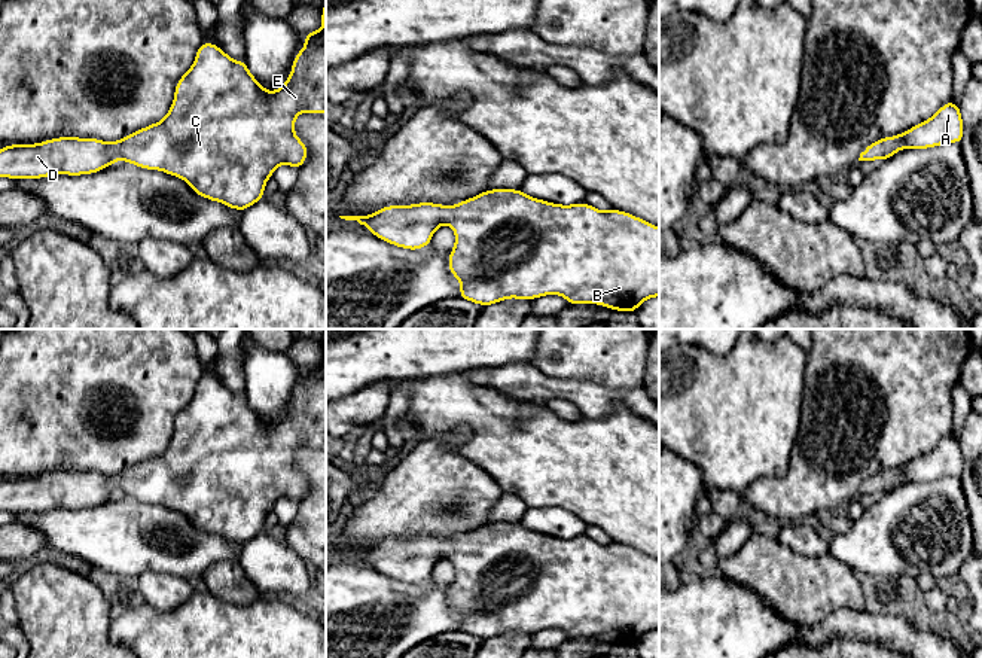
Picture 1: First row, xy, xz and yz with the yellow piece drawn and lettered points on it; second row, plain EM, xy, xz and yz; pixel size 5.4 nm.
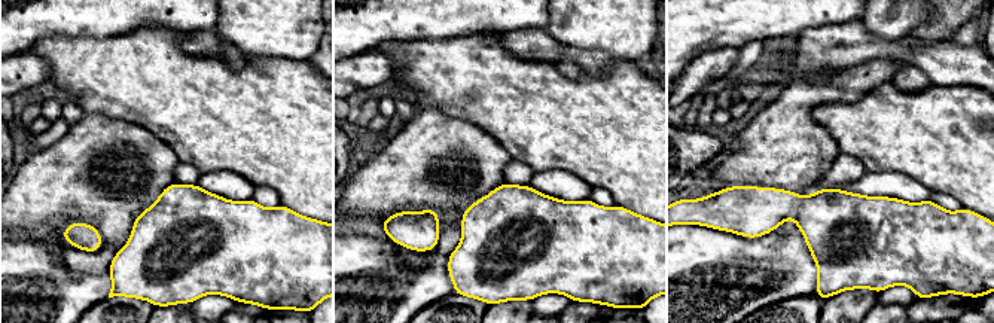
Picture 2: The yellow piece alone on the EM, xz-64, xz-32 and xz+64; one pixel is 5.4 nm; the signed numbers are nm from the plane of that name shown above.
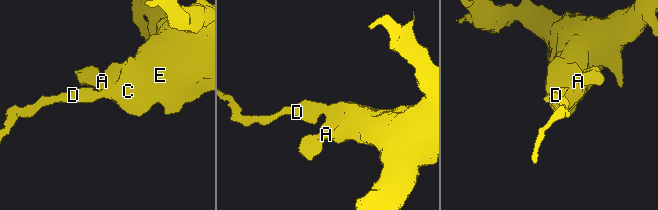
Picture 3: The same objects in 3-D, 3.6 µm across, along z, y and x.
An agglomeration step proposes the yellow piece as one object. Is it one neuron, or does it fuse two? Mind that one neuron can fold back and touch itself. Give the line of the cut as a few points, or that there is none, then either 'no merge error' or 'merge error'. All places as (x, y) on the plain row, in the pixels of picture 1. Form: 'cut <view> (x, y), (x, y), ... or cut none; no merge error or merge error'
cut none; no merge error

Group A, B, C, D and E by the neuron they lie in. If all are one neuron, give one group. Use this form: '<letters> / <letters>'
A B C D E

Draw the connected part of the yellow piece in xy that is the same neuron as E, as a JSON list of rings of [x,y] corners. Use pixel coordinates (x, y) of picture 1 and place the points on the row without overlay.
[[[326,339],[321,360],[302,366],[307,377],[293,392],[289,412],[274,426],[262,421],[248,405],[246,392],[234,395],[217,378],[204,374],[192,400],[176,417],[174,435],[164,453],[119,475],[55,470],[34,478],[7,478],[0,482],[0,511],[21,514],[94,508],[123,493],[183,512],[196,528],[244,545],[263,531],[266,514],[280,497],[298,503],[308,491],[308,479],[295,469],[295,453],[304,445],[326,447],[324,354]]]

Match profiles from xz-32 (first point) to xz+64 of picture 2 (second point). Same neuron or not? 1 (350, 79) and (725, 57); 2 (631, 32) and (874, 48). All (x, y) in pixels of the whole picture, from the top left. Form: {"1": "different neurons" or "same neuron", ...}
{"1": "same neuron", "2": "different neurons"}

